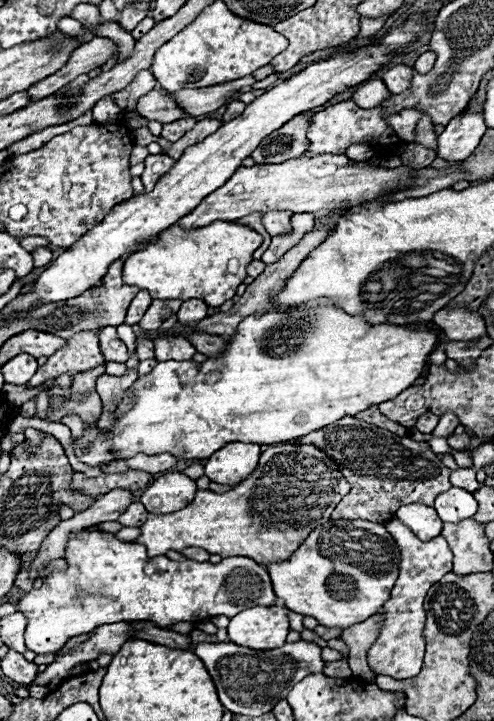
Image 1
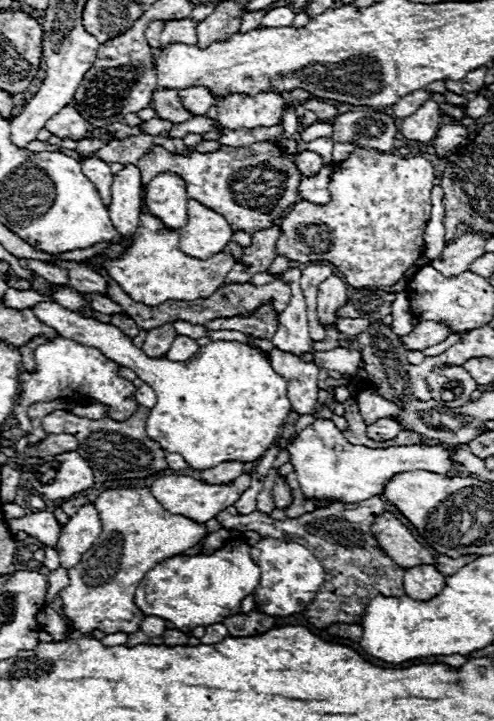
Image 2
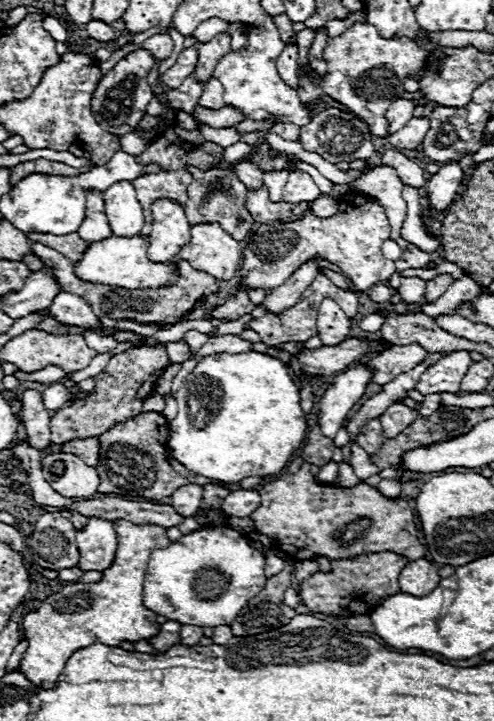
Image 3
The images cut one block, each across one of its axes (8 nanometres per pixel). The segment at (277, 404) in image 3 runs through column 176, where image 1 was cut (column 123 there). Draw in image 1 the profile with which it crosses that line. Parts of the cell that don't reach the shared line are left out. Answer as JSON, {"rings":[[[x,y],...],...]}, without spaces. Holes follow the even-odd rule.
{"rings":[[[318,298],[314,302],[304,302],[304,304],[286,306],[286,308],[274,306],[274,308],[266,310],[262,316],[246,316],[238,324],[236,334],[232,338],[228,338],[228,344],[222,350],[222,356],[218,356],[218,358],[208,358],[202,364],[198,364],[194,360],[158,362],[152,368],[150,374],[140,376],[128,390],[124,390],[122,398],[116,404],[116,406],[120,406],[126,398],[132,398],[132,408],[124,416],[116,416],[116,412],[114,412],[110,428],[100,428],[98,426],[100,420],[94,420],[92,424],[84,424],[84,428],[98,428],[98,438],[88,448],[80,448],[74,442],[74,452],[80,458],[80,462],[84,462],[88,466],[102,466],[102,464],[112,462],[112,460],[128,460],[136,454],[156,456],[156,454],[164,454],[164,452],[170,452],[172,456],[186,458],[186,460],[208,460],[208,456],[212,456],[212,452],[224,448],[224,444],[230,444],[230,442],[250,442],[250,444],[260,444],[260,446],[262,444],[272,446],[272,444],[296,440],[298,436],[306,436],[308,432],[314,432],[316,428],[326,428],[326,426],[336,424],[338,420],[342,420],[346,416],[356,416],[358,412],[364,412],[366,408],[370,408],[374,404],[382,404],[386,400],[392,400],[400,392],[404,392],[406,388],[414,386],[414,382],[422,376],[422,370],[426,368],[428,356],[436,348],[438,340],[440,340],[440,328],[430,328],[430,322],[410,322],[410,324],[404,324],[404,326],[390,324],[390,322],[372,324],[372,322],[366,322],[364,316],[360,316],[360,314],[346,314],[344,310],[334,306],[334,302],[330,298]]]}

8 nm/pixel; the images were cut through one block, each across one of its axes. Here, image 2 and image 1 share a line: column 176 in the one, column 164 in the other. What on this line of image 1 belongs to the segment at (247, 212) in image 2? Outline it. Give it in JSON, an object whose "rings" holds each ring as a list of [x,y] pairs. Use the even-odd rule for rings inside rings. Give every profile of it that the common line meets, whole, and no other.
{"rings":[[[156,154],[156,156],[148,156],[144,160],[146,170],[142,174],[142,182],[144,182],[144,192],[152,192],[152,188],[156,186],[156,182],[160,180],[160,176],[164,176],[166,172],[170,172],[170,168],[176,164],[176,160],[168,158],[166,154]]]}

